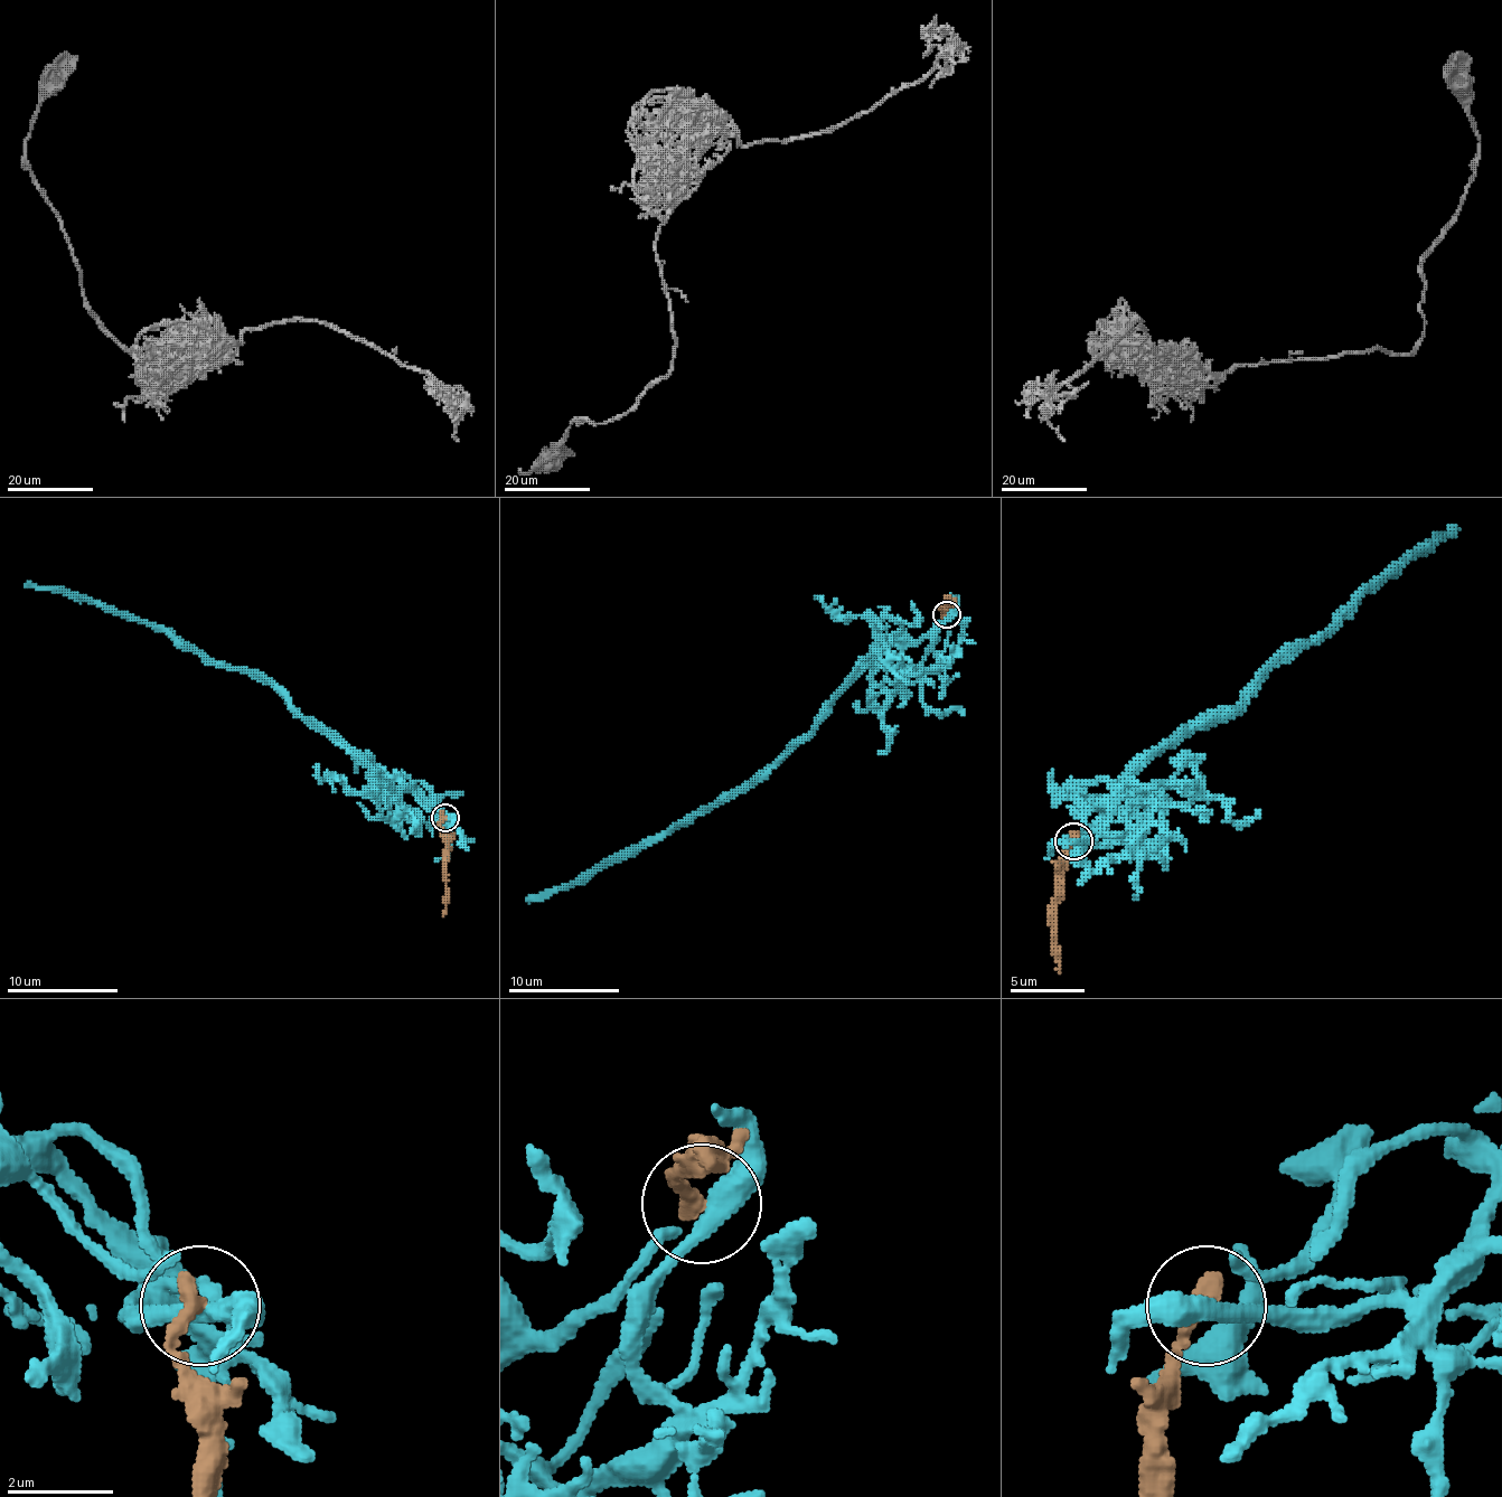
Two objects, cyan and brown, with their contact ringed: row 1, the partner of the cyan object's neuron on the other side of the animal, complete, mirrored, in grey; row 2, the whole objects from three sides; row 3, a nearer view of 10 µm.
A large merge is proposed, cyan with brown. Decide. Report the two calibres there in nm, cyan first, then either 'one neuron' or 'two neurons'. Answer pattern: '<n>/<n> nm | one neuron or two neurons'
400/360 nm | two neurons

